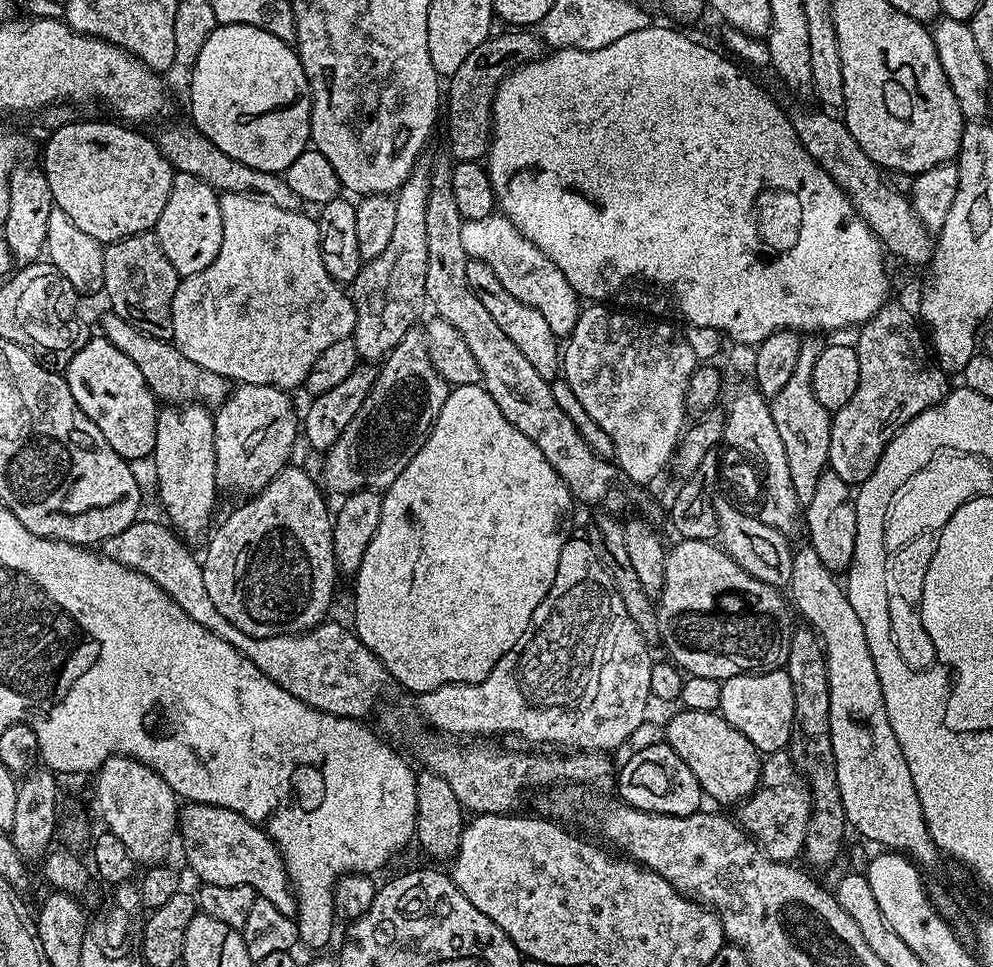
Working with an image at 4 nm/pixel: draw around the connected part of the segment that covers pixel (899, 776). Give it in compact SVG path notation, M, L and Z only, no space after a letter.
M804 546L801 552L800 549L793 551L792 561L794 574L787 587L791 603L799 615L801 612L808 619L805 620L807 627L820 637L824 646L830 682L830 738L834 742L838 790L842 794L842 806L846 810L848 823L853 829L857 828L866 839L880 844L876 846L881 849L903 852L917 865L925 869L932 868L942 859L942 853L930 831L930 825L924 821L922 802L918 802L918 790L914 790L914 778L910 778L910 766L906 766L902 746L898 746L898 738L894 738L894 730L890 727L890 718L886 718L882 682L878 682L878 670L874 670L874 658L870 658L870 646L866 646L862 622L858 622L858 614L854 614L837 577L824 565L822 558L814 554L811 546Z

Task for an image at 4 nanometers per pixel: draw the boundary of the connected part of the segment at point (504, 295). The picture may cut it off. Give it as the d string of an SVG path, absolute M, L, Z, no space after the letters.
M469 260L466 266L466 278L470 290L474 290L478 298L482 298L482 306L490 310L490 315L494 317L494 322L498 322L498 327L506 333L506 338L510 338L510 342L514 342L514 346L522 350L522 354L530 361L530 366L534 366L534 370L538 370L538 374L542 374L542 378L550 382L557 379L561 375L562 344L537 308L526 306L526 302L514 298L514 294L510 294L510 290L502 286L498 274L494 274L494 270L486 266L486 262Z

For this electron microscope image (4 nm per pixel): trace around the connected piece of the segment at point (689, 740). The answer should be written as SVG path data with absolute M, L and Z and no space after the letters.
M680 710L665 730L663 739L672 747L674 754L690 766L690 774L698 778L701 793L720 804L739 805L751 796L752 791L760 781L760 765L762 763L761 753L756 747L719 711L714 712L689 712Z

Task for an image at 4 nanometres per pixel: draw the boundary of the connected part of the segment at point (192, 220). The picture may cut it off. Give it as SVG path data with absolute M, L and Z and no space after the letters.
M176 172L172 178L170 198L166 198L166 206L162 206L154 231L162 246L162 254L170 258L170 266L174 266L177 276L183 278L198 274L198 270L206 270L206 266L218 258L224 237L222 210L216 189L202 182L202 178L194 178L194 174Z

